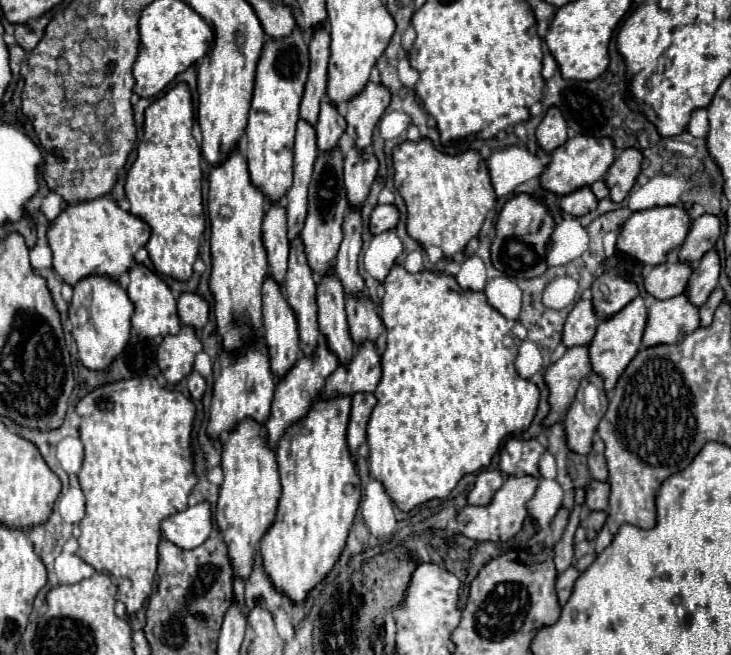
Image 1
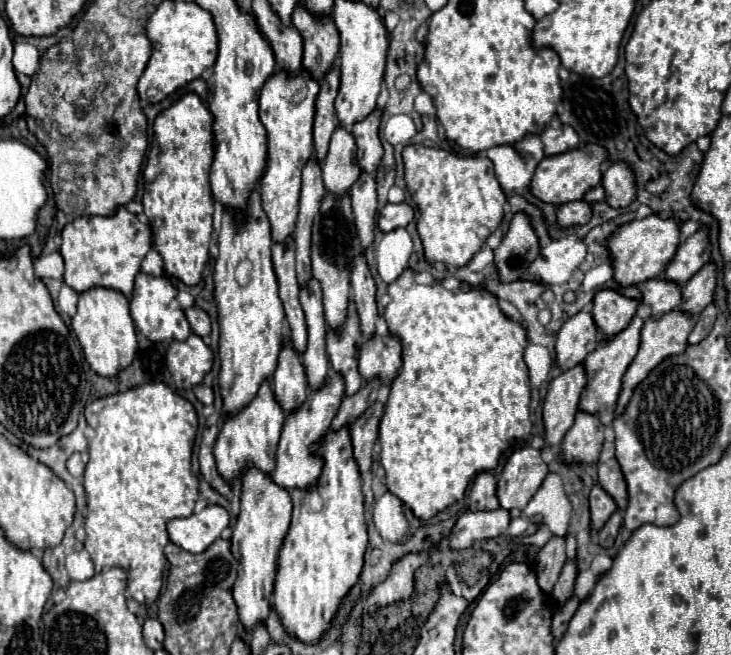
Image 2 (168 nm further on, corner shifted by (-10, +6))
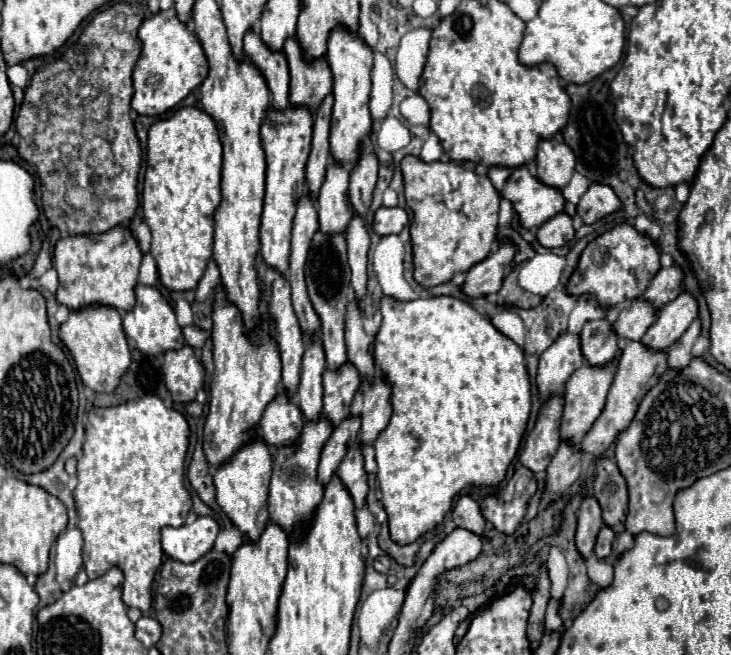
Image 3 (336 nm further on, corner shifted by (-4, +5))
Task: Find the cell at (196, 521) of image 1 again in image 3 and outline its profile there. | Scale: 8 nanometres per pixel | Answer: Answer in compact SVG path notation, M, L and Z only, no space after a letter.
M198 516L192 524L178 528L162 528L162 548L170 558L180 562L196 562L204 556L216 540L220 526L212 516Z

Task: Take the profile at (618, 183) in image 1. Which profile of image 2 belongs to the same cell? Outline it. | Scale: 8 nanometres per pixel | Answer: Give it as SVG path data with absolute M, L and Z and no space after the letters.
M614 163L606 167L600 185L606 193L604 201L614 209L630 205L630 201L636 197L636 179L626 163Z

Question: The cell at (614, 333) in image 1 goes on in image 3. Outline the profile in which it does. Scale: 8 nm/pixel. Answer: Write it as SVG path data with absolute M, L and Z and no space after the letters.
M618 358L610 360L608 364L604 366L590 366L590 364L584 364L582 368L578 368L570 380L568 380L568 394L564 390L564 400L566 400L566 406L564 406L564 416L562 416L562 424L560 424L560 436L562 440L564 438L572 438L572 442L580 442L586 432L592 428L592 424L596 422L596 418L600 416L600 412L604 410L604 404L606 404L606 396L608 396L608 390L610 390L610 384L612 384L612 378L614 378L614 372L616 372L616 364L618 364Z

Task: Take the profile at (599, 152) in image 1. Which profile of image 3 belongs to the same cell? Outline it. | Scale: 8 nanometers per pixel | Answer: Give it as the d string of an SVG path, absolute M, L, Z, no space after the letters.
M528 166L514 168L508 186L504 186L504 194L508 194L524 228L538 228L548 218L562 212L566 204L562 190L540 182L530 174Z

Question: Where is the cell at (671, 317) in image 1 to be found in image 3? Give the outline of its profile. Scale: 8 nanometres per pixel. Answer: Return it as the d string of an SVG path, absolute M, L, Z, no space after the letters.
M628 340L618 358L616 376L612 380L606 406L604 406L602 414L598 416L598 420L594 422L592 430L584 436L584 440L580 444L582 450L590 452L594 456L602 456L610 448L610 444L616 440L618 432L624 430L628 426L628 422L632 422L632 418L636 414L636 406L640 404L640 398L644 398L644 394L656 384L656 378L660 378L660 374L664 374L664 370L668 370L668 352L666 350L652 350L652 348L644 346L642 342Z

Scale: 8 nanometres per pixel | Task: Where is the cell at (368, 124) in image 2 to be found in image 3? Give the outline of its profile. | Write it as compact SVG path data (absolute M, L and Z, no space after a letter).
M360 144L360 156L350 170L350 190L348 190L354 212L360 216L364 216L370 206L376 178L378 178L378 158L374 152L366 152L366 146Z

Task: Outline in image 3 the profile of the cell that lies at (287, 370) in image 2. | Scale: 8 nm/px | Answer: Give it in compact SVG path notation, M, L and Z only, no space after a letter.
M282 390L264 410L260 436L270 446L284 446L284 442L292 442L292 438L300 434L300 422L304 422L300 408L290 400L288 392Z

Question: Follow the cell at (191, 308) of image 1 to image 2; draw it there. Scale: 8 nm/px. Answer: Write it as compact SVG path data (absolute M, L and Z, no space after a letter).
M190 307L186 309L186 319L190 321L194 333L198 333L200 337L210 335L210 317L206 311L202 311L200 307Z

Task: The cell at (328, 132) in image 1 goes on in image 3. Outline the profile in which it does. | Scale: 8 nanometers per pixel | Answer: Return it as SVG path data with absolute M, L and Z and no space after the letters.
M332 160L326 168L326 178L318 192L320 230L326 234L344 232L352 216L354 210L348 198L348 170L344 170L340 162Z

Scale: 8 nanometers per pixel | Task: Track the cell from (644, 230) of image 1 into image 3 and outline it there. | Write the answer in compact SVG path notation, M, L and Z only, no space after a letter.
M620 224L610 232L604 232L596 240L592 240L580 256L578 268L574 270L568 292L570 294L596 294L596 300L602 306L620 304L626 298L638 298L648 288L648 282L660 270L660 250L654 240L646 234L638 232L630 224Z

